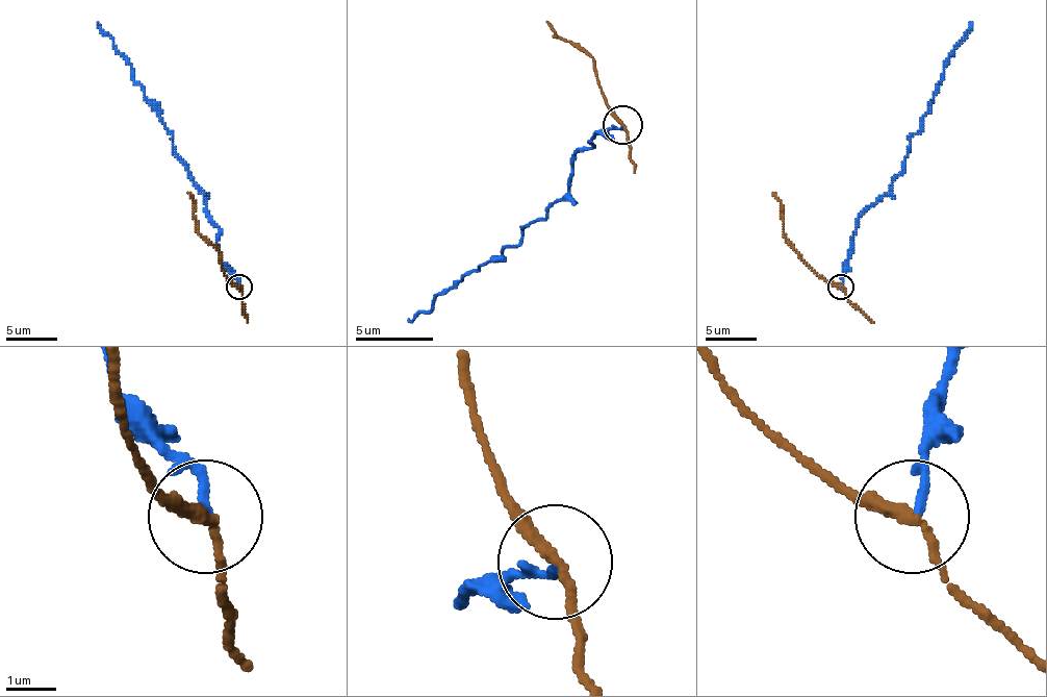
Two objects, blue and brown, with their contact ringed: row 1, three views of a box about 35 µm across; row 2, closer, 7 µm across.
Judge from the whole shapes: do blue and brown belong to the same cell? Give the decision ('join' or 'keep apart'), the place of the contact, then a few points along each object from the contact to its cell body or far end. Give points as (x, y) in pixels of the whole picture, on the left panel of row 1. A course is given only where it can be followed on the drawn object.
keep apart; at (238, 287); blue runs (239, 285), (222, 260), (219, 226), (175, 151), (173, 133), (98, 22); brown runs (239, 285), (227, 278), (222, 255), (203, 237), (187, 193)

